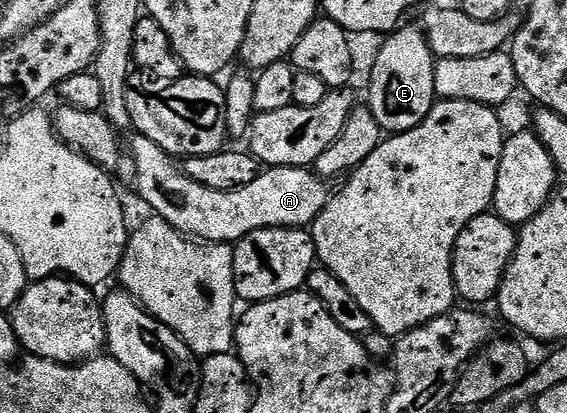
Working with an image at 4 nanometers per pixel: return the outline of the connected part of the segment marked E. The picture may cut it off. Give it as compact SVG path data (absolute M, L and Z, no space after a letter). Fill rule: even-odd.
M399 27L383 39L382 49L374 56L374 65L370 68L371 114L380 122L383 133L397 134L407 132L433 110L436 103L434 95L434 65L436 57L426 41L426 33L421 27Z

